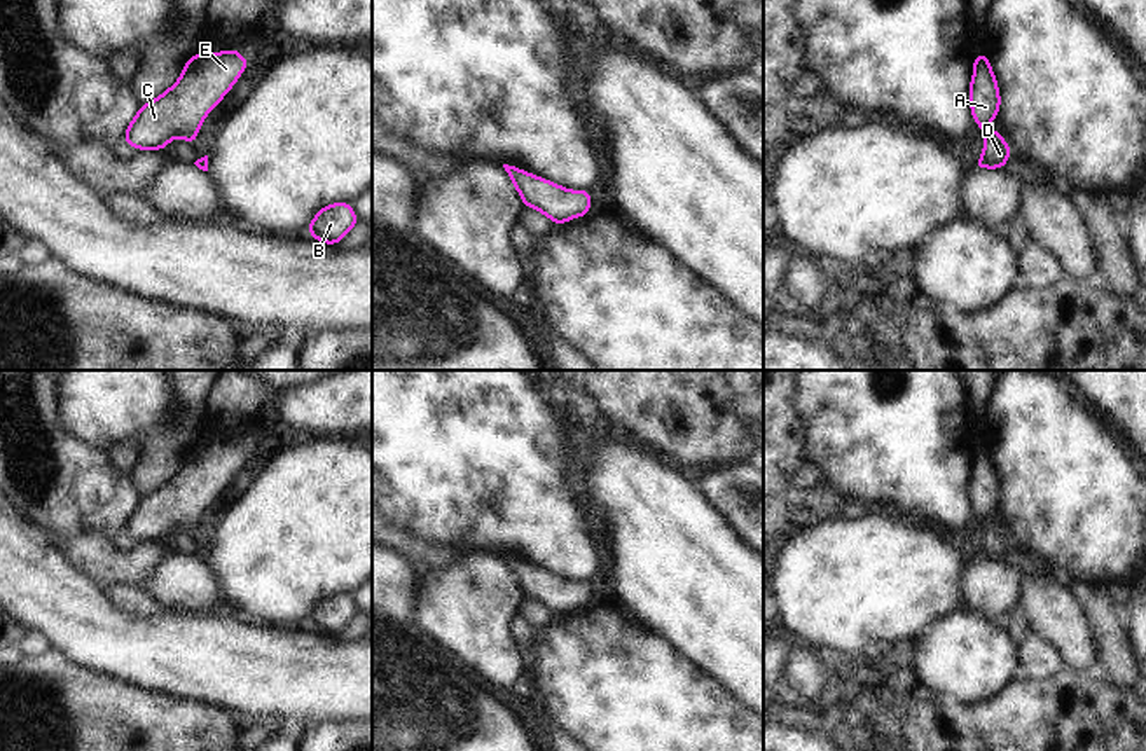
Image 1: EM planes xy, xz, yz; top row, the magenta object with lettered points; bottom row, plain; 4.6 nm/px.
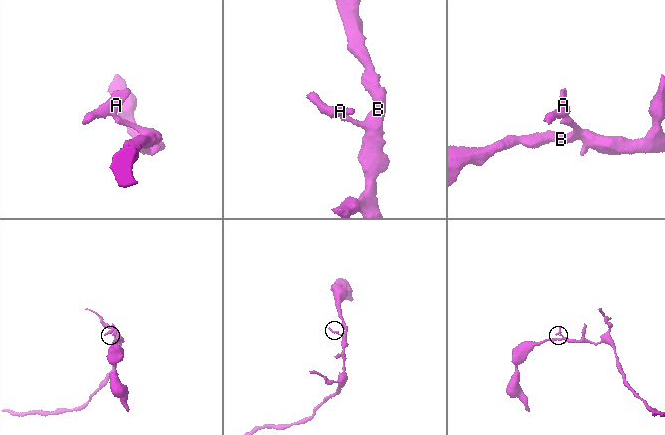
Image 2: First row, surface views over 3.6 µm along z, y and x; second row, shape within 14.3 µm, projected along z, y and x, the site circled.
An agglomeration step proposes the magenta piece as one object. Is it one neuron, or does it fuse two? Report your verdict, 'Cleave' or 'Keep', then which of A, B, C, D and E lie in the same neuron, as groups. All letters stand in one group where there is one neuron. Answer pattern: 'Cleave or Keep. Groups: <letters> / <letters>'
Keep. Groups: A B C D E.

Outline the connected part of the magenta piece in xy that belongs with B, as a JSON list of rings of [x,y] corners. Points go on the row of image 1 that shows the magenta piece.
[[[332,203],[313,217],[307,234],[325,245],[339,245],[356,224],[351,203]]]

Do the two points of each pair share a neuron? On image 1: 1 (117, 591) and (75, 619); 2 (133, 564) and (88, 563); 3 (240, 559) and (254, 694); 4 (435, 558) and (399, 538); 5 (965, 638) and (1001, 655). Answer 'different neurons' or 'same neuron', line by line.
1: different neurons
2: same neuron
3: different neurons
4: same neuron
5: same neuron

